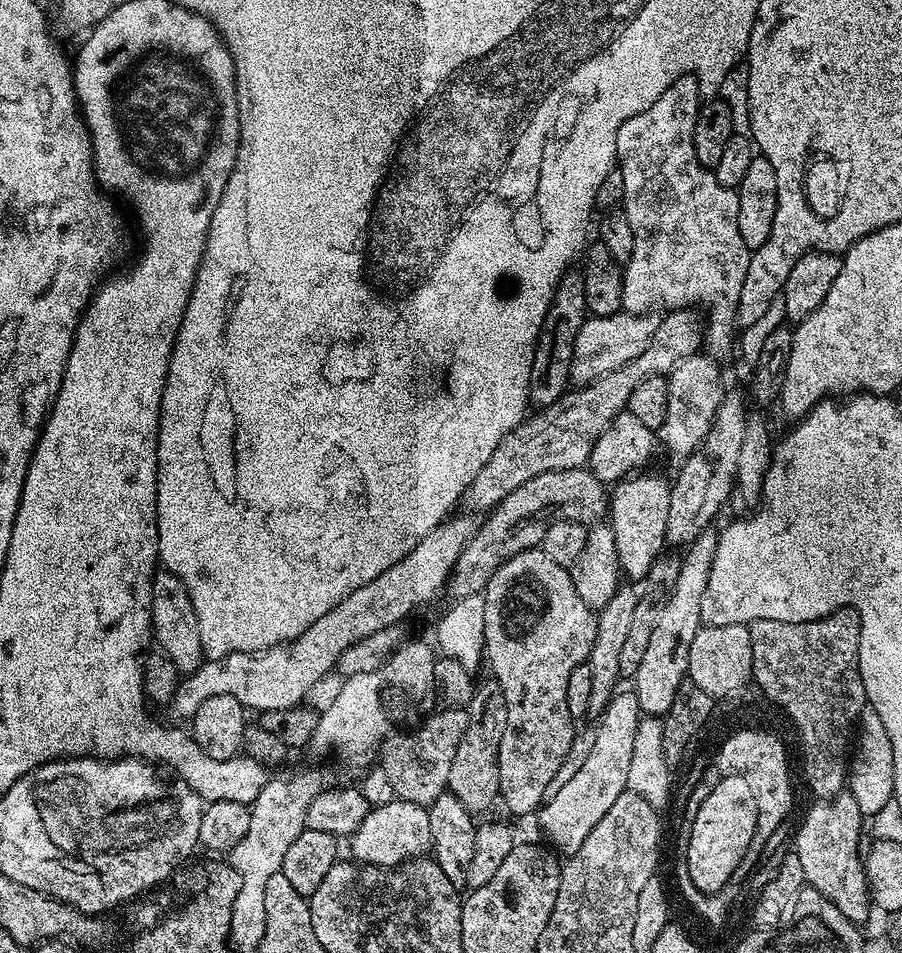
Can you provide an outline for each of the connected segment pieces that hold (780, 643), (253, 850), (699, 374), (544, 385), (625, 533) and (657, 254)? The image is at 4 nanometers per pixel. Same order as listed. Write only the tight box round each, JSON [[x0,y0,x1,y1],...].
[[752,607,866,798],[228,772,322,885],[658,354,722,458],[528,270,589,410],[610,474,671,582],[616,74,752,358]]

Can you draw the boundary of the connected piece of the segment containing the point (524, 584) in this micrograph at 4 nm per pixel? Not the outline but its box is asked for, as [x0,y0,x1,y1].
[482,547,597,816]

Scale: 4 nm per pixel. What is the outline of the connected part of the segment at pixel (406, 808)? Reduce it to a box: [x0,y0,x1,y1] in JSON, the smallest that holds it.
[350,798,431,868]

